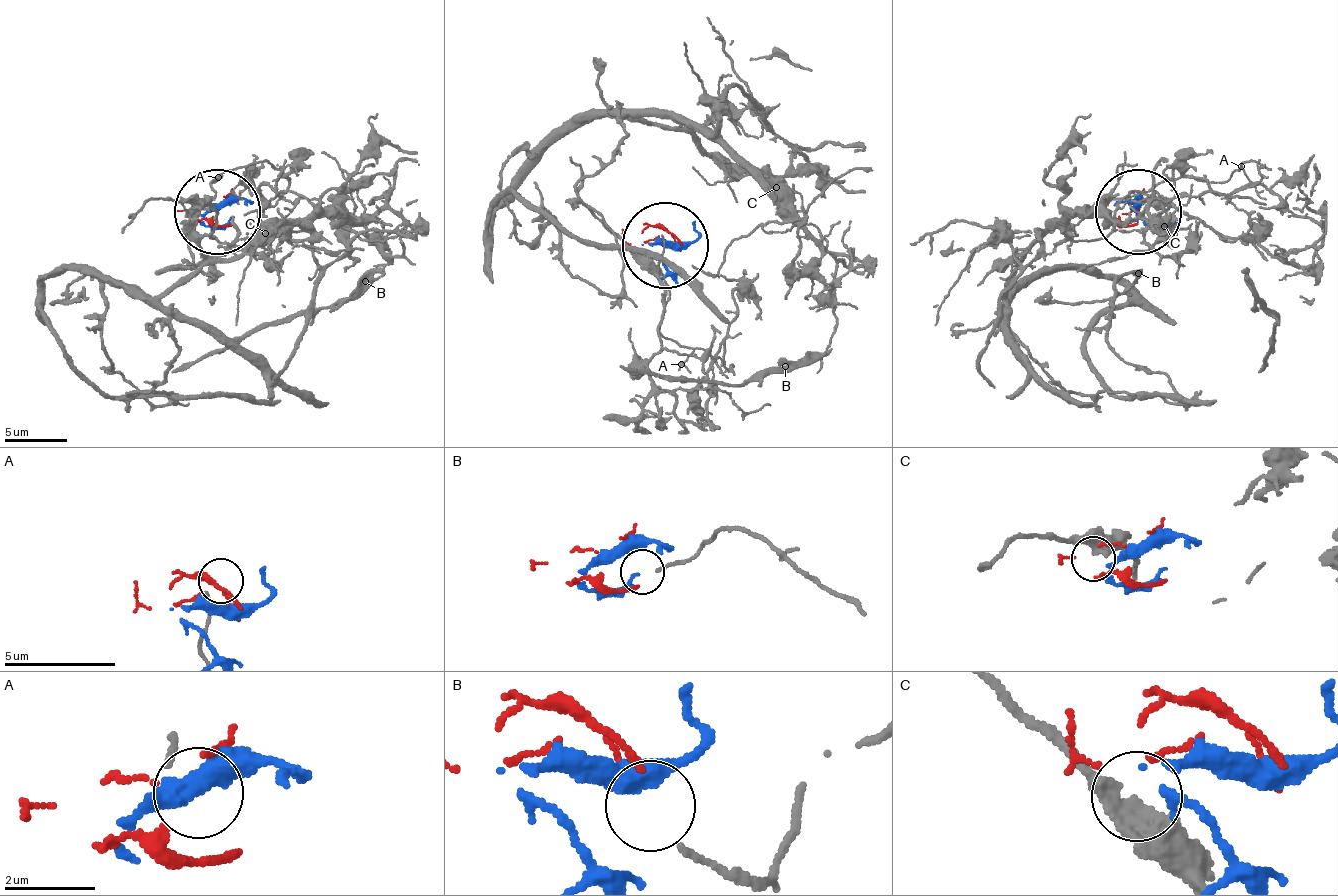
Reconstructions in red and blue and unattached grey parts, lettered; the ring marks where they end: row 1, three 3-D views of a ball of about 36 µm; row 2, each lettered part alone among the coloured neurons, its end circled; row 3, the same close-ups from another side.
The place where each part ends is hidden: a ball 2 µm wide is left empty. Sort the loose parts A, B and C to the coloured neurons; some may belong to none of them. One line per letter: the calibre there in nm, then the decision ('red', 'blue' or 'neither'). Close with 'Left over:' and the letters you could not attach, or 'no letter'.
A: 120 nm | neither
B: 130 nm | red
C: 380 nm | blue
Left over: A

